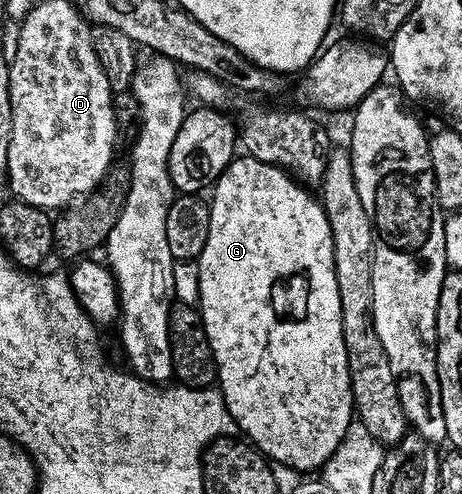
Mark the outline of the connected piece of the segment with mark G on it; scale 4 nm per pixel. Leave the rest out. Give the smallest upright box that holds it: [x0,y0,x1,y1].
[196,155,355,470]

